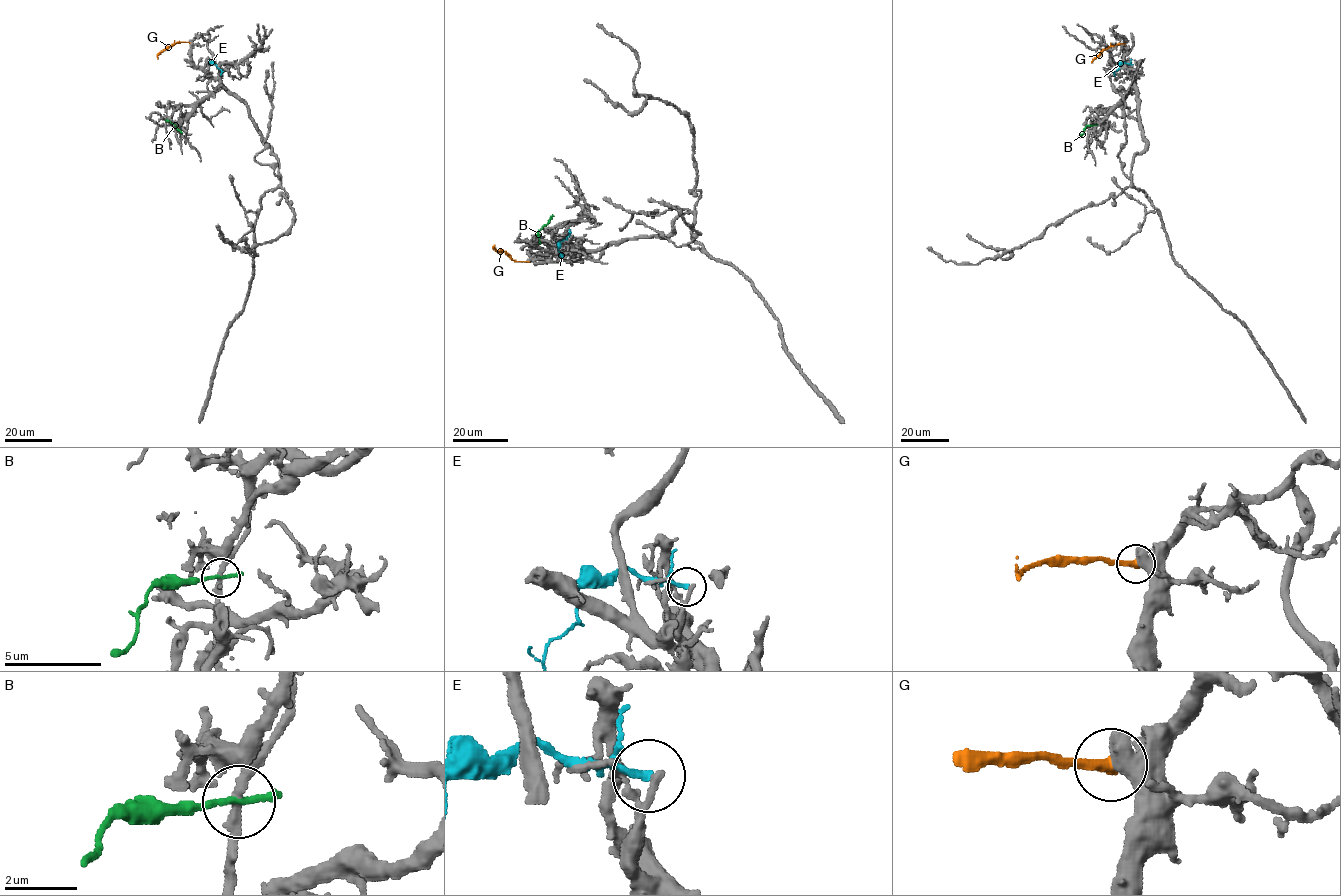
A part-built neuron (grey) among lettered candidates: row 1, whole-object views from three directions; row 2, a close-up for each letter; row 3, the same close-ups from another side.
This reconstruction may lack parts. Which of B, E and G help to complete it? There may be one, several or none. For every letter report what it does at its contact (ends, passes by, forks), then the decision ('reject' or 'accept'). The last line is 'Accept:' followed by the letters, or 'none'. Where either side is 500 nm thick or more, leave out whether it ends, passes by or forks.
B: it ends | reject
E: it ends | reject
G: reject
Accept: none

